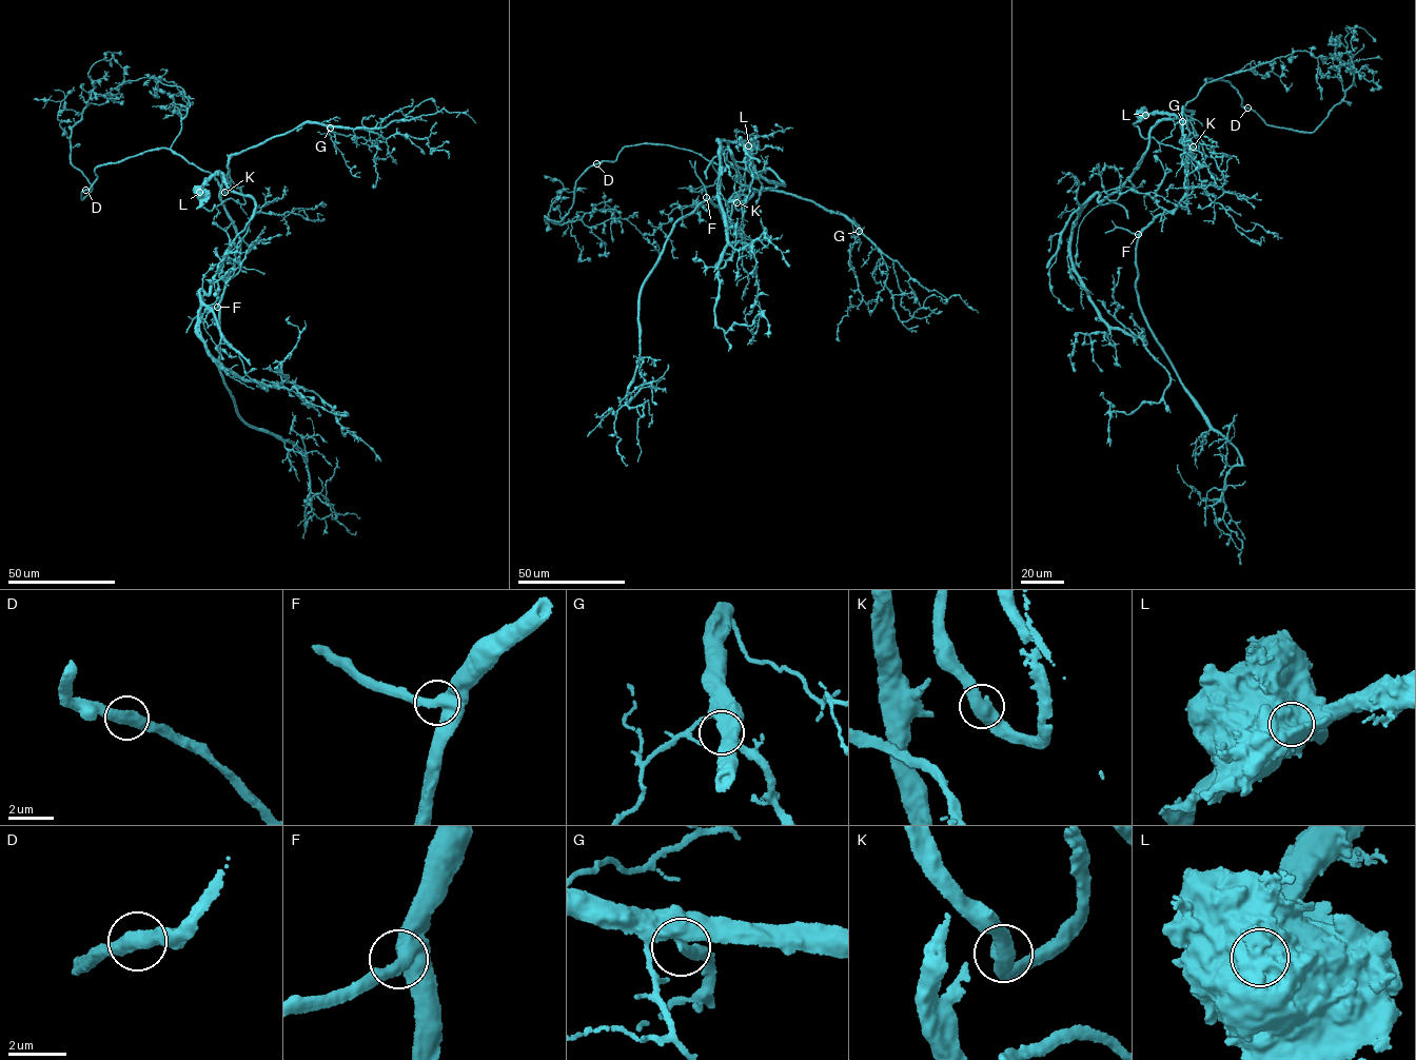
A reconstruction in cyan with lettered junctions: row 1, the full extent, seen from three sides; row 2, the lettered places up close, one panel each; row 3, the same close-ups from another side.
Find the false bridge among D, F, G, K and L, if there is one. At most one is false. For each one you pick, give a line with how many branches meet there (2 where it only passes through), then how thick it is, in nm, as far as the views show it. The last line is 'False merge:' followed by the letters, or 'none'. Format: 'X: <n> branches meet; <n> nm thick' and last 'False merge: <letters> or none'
L: 1 branches meet; 1350 nm thick
False merge: L

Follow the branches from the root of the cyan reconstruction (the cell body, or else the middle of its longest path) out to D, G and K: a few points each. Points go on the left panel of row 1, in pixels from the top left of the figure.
D: (200, 193), (209, 210), (246, 202), (232, 181), (225, 194), (163, 148), (100, 164), (85, 190)
G: (200, 193), (197, 207), (209, 210), (231, 198), (244, 203), (230, 178), (230, 157), (306, 122), (330, 128)
K: (200, 193), (197, 207), (209, 210), (231, 198), (244, 203), (241, 190), (231, 181), (230, 190), (224, 192)

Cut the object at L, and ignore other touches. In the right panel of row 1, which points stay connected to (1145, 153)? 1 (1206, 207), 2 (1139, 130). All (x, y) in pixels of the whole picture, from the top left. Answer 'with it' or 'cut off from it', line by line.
1: cut off from it
2: cut off from it

